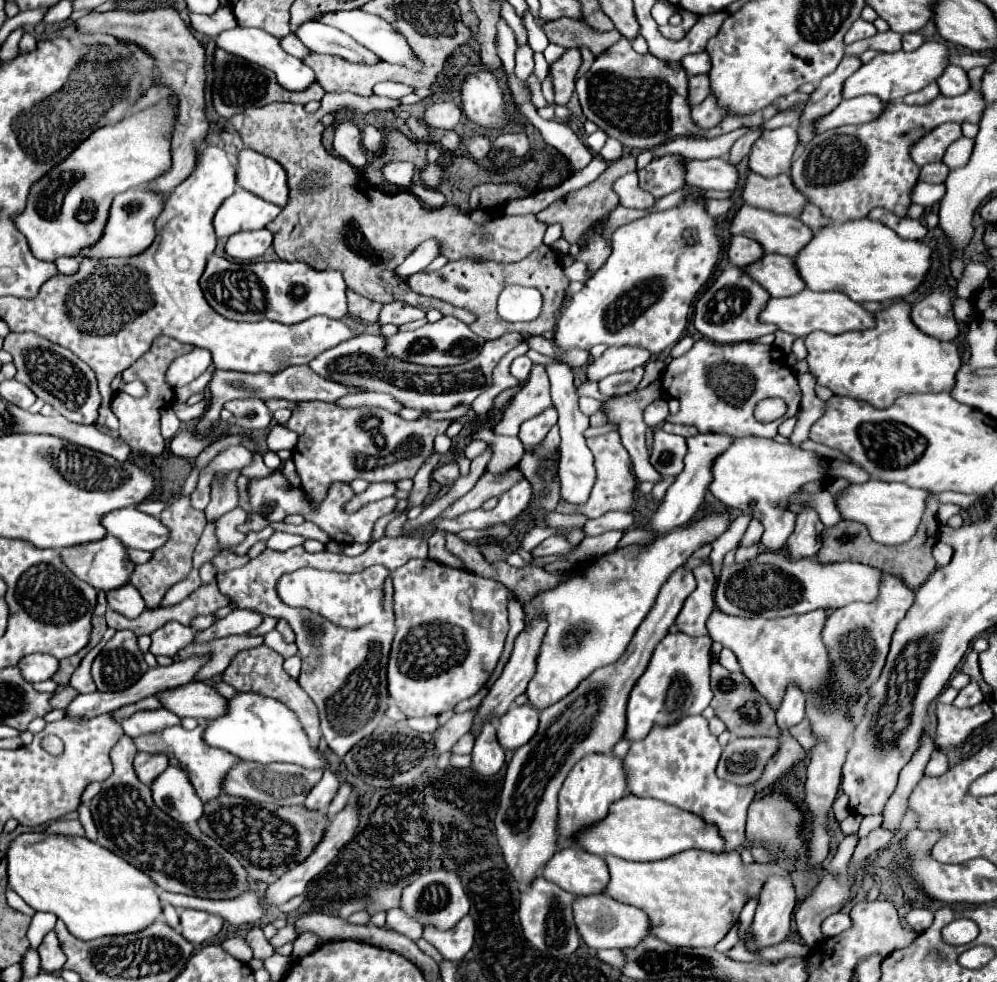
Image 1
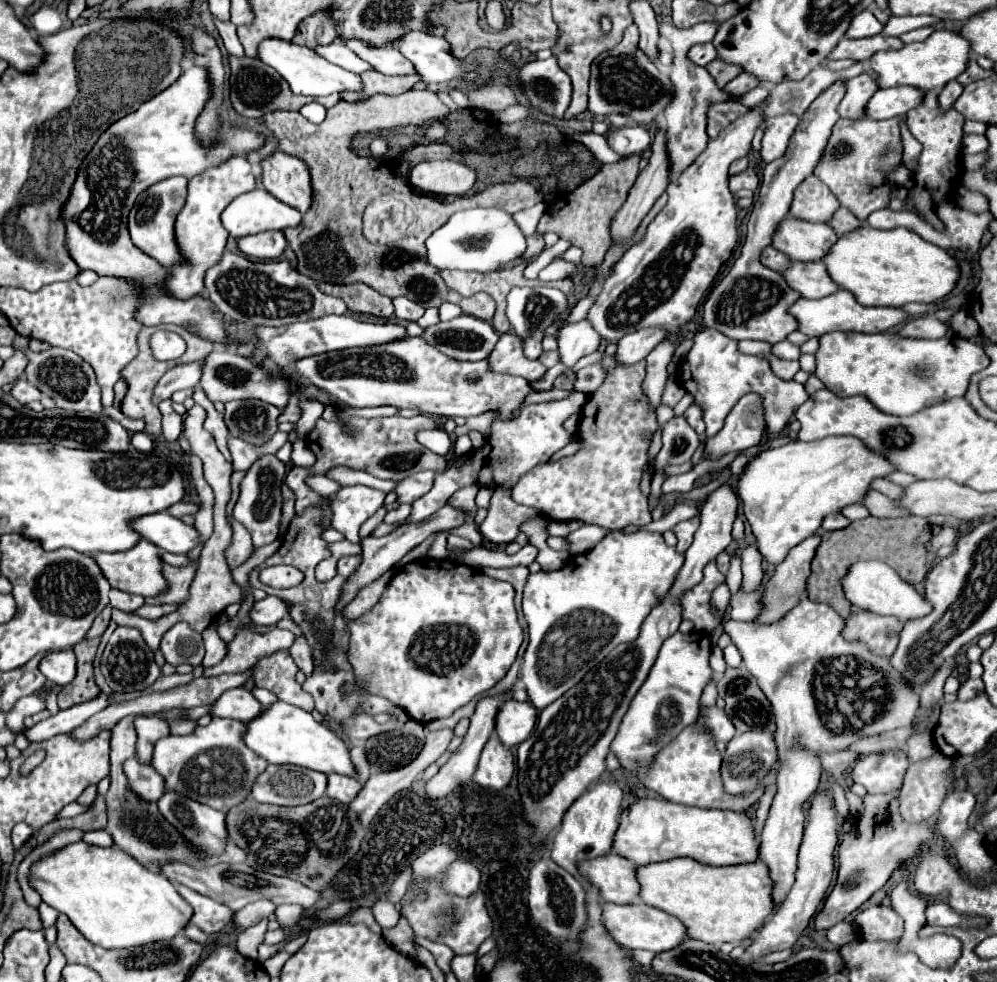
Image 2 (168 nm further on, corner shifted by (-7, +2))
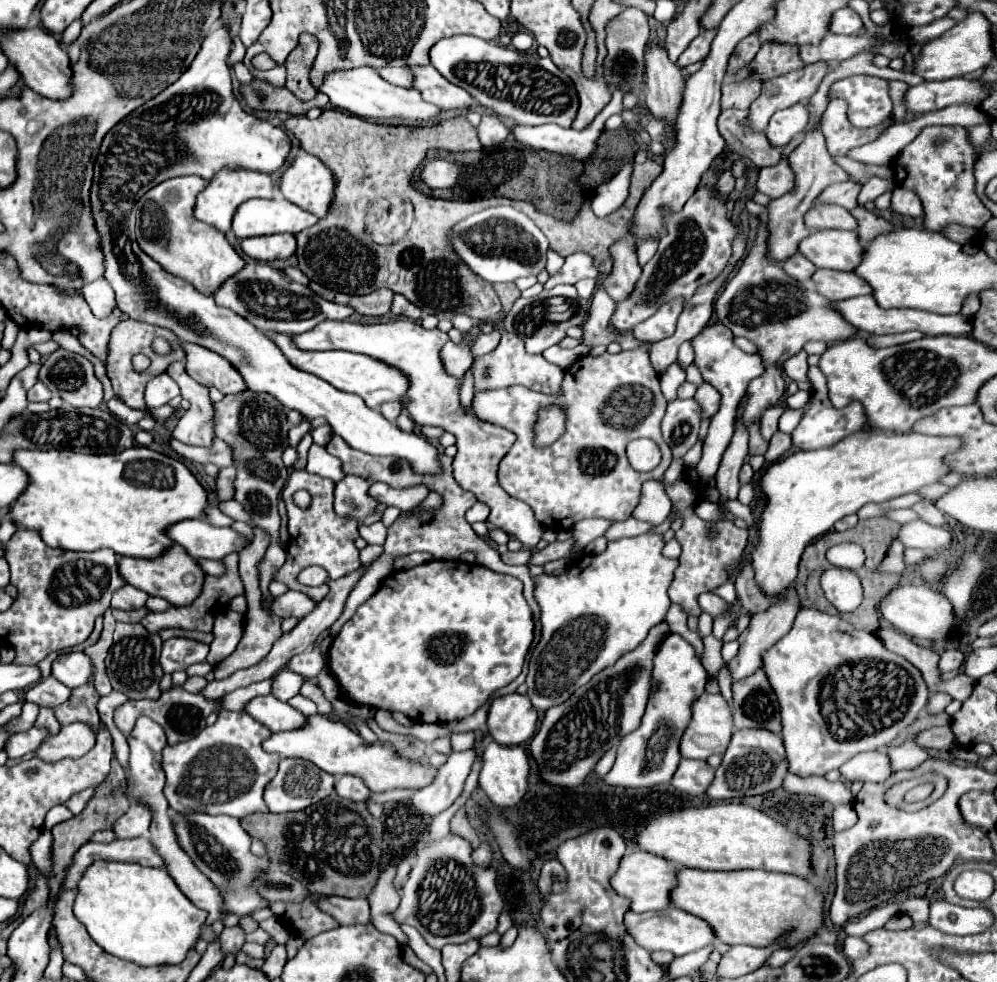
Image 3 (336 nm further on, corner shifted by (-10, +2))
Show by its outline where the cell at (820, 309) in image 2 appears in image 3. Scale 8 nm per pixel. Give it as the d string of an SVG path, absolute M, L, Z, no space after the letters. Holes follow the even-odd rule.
M855 296L855 298L833 302L833 310L839 312L843 318L847 318L847 322L851 326L855 326L857 330L863 330L863 332L869 332L869 334L895 334L895 332L907 332L907 330L921 330L927 336L941 336L941 334L963 336L963 334L969 334L973 330L971 320L965 318L963 314L943 316L943 314L925 312L925 310L911 310L911 308L883 310L883 308L877 306L873 296Z

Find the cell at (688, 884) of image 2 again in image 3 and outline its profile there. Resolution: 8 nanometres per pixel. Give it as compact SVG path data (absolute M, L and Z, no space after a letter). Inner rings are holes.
M679 868L675 874L675 880L677 884L669 894L671 906L705 920L713 928L715 938L729 946L735 946L735 944L769 946L777 942L777 938L781 938L785 930L791 932L789 944L801 944L809 940L815 934L815 930L821 926L823 898L819 890L811 882L795 874L781 874L781 872L767 872L767 870L707 872L707 870L697 870L697 868Z

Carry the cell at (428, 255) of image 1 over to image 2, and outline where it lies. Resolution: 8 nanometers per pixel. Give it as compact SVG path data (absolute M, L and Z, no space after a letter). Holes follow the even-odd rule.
M474 208L456 212L444 226L440 226L428 240L428 262L440 270L472 270L480 274L496 272L504 266L510 266L516 260L522 260L526 252L526 238L512 214L500 208Z

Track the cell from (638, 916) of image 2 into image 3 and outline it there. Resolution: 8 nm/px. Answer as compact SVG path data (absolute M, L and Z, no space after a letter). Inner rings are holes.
M671 906L665 910L651 910L651 912L641 912L641 914L627 910L625 926L627 926L627 932L633 936L633 940L639 946L643 946L645 950L659 948L659 950L673 952L675 956L685 956L693 950L709 946L715 940L715 934L711 934L711 926L707 926L707 922L703 922L697 916L691 916L683 910L671 908Z

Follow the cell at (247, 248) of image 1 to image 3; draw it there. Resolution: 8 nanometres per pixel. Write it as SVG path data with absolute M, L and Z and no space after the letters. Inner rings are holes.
M275 234L275 236L255 236L241 240L241 248L247 256L259 262L273 262L289 258L297 244L293 234Z

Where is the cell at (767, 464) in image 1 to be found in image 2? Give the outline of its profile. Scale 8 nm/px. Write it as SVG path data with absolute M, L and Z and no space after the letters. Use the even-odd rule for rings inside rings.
M828 436L814 442L788 442L778 448L770 448L760 452L758 456L750 458L744 474L738 478L738 496L744 502L744 516L752 528L756 538L756 548L768 564L778 566L788 552L818 532L822 520L828 514L840 514L842 508L850 504L858 504L870 490L872 480L886 478L888 474L896 472L892 462L888 464L884 456L868 450L868 446L860 444L854 436Z

